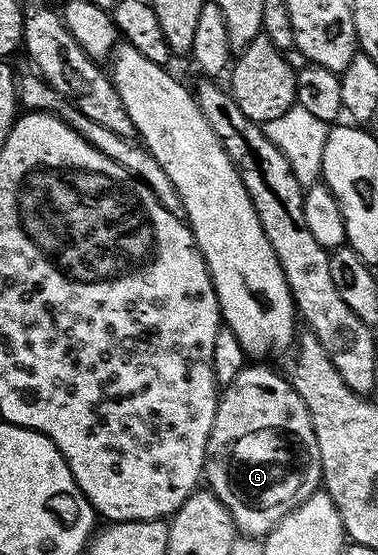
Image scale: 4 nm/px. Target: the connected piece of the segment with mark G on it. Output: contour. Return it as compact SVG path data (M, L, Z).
M253 366L242 368L233 383L225 387L218 401L216 418L210 431L210 437L208 438L206 458L206 467L204 469L205 483L210 483L207 484L209 491L213 492L214 497L229 510L230 516L234 520L235 529L237 529L243 537L265 538L269 536L271 530L274 529L289 512L296 510L309 496L319 491L322 482L320 446L316 446L316 434L312 430L312 418L308 414L308 406L304 406L304 398L300 394L296 394L296 390L290 384L289 379L287 379L283 373L281 376L280 373L273 372L270 368L253 368Z

